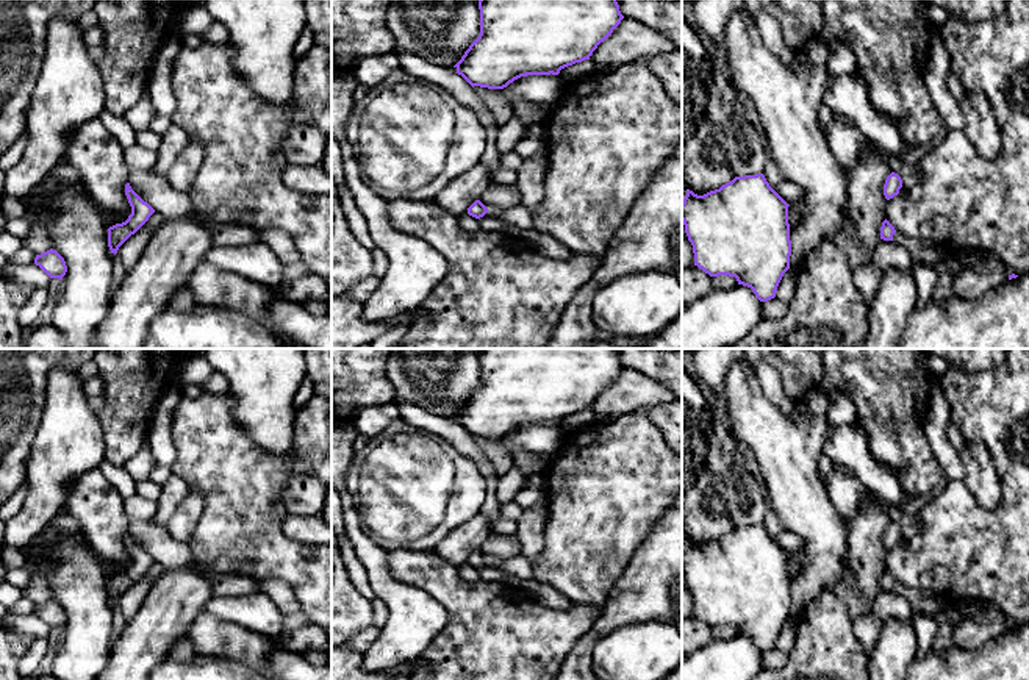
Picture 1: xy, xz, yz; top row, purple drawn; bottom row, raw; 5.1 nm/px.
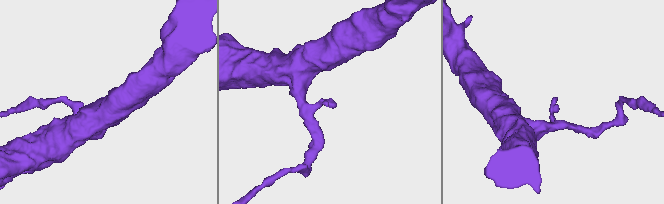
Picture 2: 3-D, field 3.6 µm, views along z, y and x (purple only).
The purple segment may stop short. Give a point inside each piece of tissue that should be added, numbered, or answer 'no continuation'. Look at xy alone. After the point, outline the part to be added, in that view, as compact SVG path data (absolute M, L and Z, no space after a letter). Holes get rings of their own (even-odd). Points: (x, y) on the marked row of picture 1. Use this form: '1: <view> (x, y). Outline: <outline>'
no continuation

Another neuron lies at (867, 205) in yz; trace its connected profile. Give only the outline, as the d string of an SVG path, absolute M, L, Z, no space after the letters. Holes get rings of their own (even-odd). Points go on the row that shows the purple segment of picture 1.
M865 158L849 172L848 211L849 231L862 249L874 250L885 220L887 199L884 184L891 174L880 158Z

